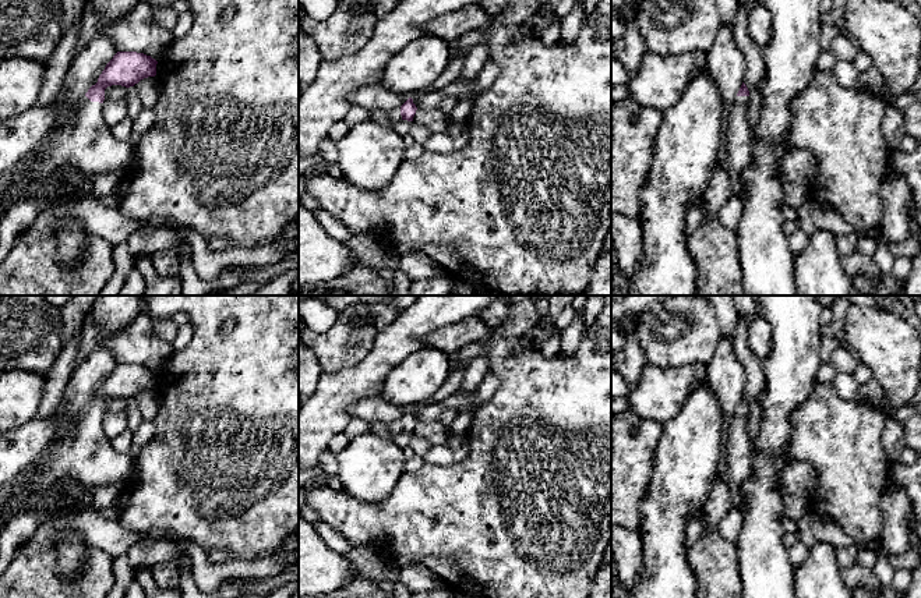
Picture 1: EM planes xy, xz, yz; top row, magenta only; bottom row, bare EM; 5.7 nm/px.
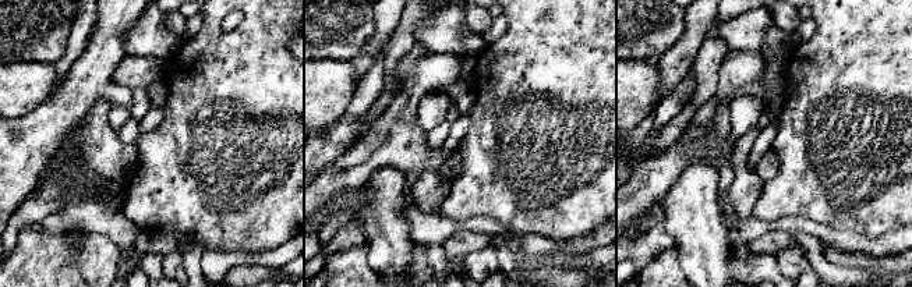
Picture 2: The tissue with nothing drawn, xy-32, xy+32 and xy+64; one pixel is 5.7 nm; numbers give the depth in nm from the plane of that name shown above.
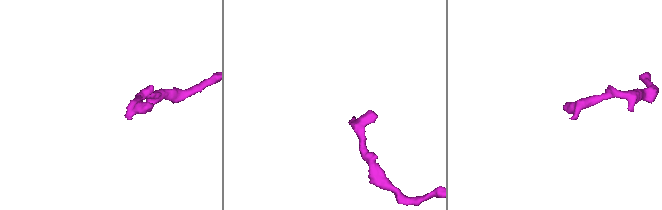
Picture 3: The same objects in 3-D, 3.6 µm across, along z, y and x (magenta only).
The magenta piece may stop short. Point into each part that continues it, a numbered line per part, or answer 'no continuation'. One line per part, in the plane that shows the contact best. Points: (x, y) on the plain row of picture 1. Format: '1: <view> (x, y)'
1: xy (83, 452)

